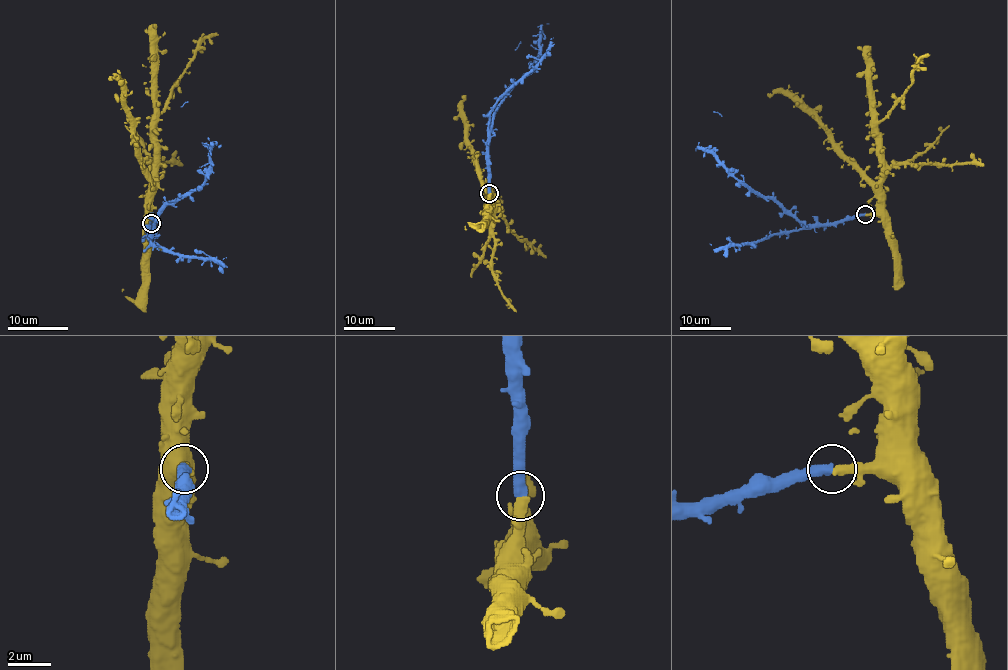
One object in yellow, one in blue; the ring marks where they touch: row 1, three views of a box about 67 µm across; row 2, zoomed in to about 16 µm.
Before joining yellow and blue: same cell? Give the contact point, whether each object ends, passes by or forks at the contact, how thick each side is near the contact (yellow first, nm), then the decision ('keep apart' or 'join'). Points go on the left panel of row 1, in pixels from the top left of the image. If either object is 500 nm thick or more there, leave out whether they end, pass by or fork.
(151, 223) | yellow ends | blue ends | 440/440 nm | join

